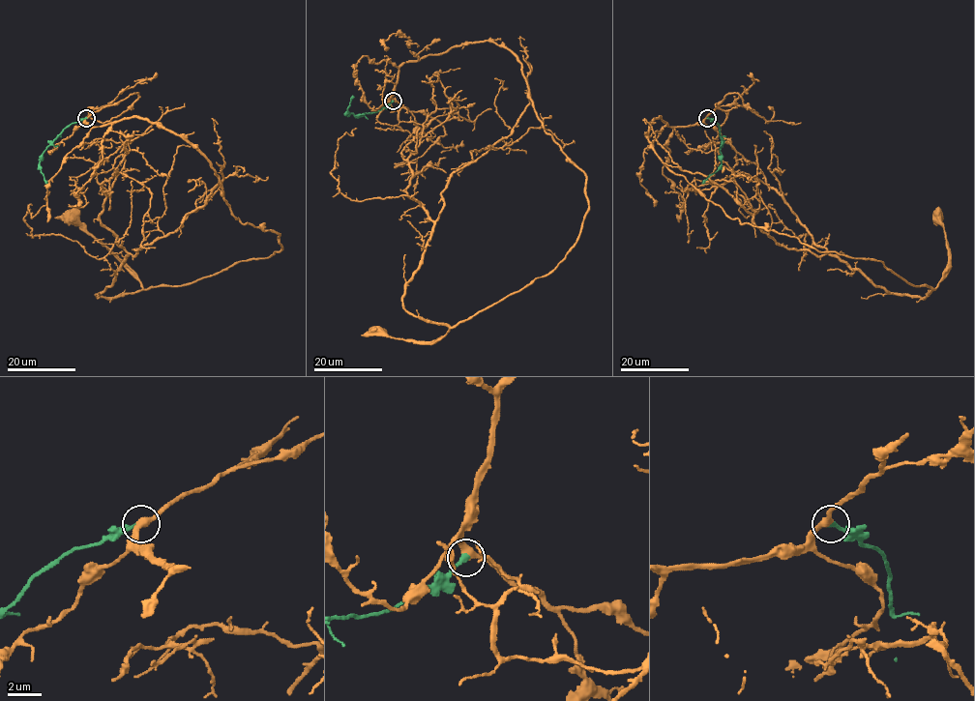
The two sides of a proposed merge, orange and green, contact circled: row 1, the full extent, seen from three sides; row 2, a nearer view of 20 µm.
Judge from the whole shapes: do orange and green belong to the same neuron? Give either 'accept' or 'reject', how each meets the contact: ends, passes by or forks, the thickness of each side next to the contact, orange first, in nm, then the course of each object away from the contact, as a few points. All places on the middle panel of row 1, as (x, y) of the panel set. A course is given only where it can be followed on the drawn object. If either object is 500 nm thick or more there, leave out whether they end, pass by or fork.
accept; orange passes by; green ends; calibres 360 and 320 nm; course orange (393, 101), (404, 63), (504, 45), (545, 131), (586, 177), (588, 209), (553, 269), (444, 335), (376, 330); course green (392, 101), (372, 113), (346, 114), (353, 96)

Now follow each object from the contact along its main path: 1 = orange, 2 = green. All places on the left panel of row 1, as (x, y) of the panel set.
1: (86, 118), (140, 117), (182, 134), (215, 170), (231, 213), (280, 234), (281, 248), (143, 288), (70, 217)
2: (85, 118), (66, 127), (42, 154), (40, 166), (46, 183)

